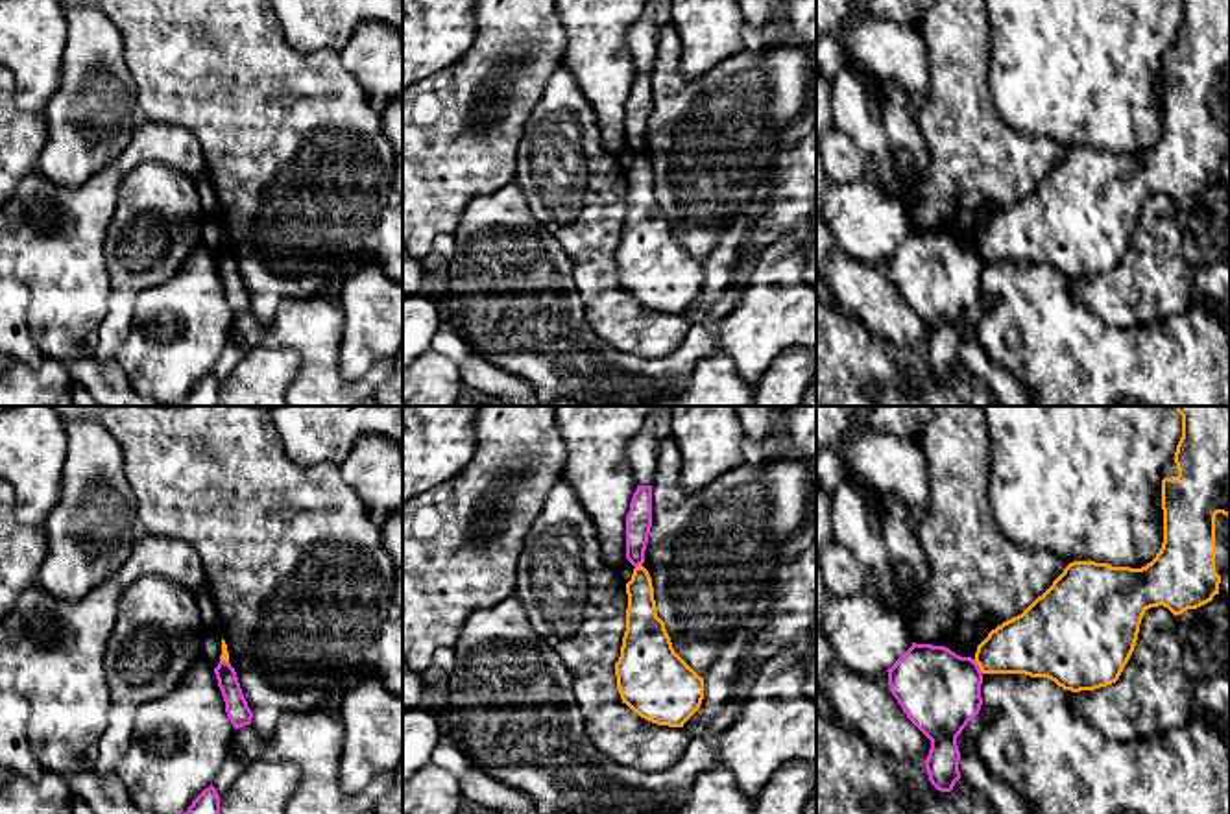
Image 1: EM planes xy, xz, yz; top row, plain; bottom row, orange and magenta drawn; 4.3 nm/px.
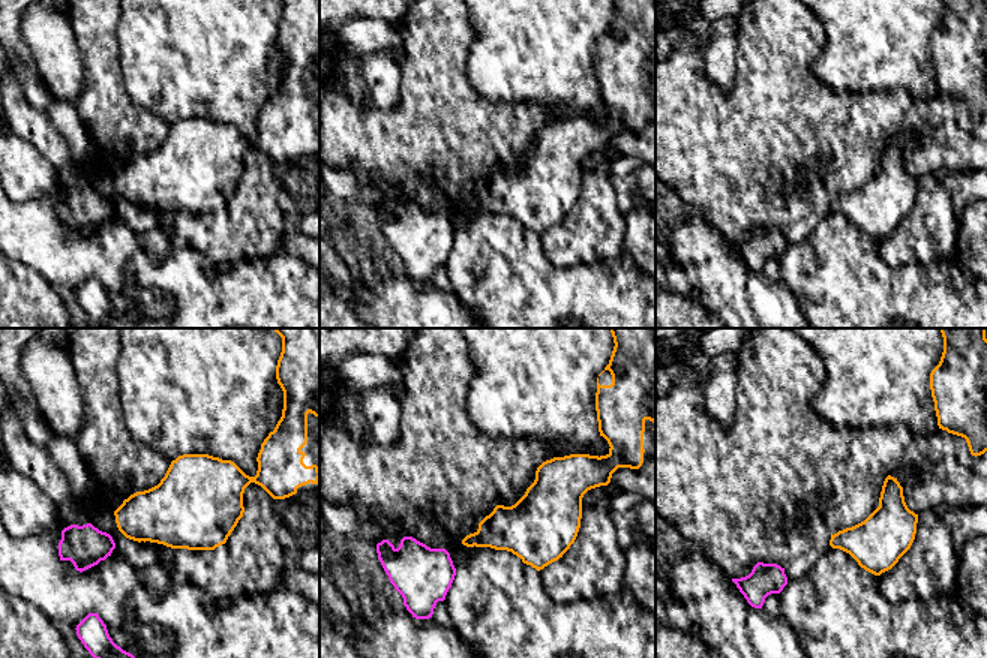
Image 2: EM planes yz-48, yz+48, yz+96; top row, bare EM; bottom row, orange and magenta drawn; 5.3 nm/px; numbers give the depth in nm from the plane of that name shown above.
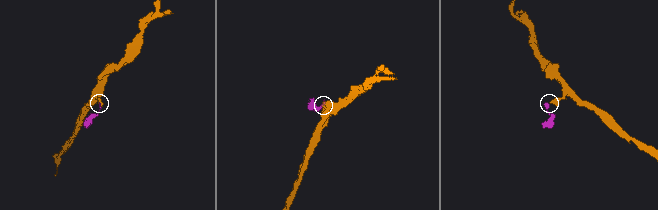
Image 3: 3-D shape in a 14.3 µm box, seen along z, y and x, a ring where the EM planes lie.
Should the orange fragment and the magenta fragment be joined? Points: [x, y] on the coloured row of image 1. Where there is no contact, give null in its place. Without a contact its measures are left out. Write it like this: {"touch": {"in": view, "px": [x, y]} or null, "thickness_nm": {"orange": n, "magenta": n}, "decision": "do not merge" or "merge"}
{"touch": {"in": "yz", "px": [979, 667]}, "thickness_nm": {"orange": 280, "magenta": 360}, "decision": "do not merge"}

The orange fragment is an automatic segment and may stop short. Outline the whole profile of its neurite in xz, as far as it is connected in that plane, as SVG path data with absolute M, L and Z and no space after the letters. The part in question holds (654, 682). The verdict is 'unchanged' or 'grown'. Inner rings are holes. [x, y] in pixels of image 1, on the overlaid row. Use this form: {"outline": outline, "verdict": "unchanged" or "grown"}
{"outline": "M643 565L633 569L626 594L626 631L615 663L621 700L652 724L683 727L702 705L704 677L674 652Z", "verdict": "unchanged"}

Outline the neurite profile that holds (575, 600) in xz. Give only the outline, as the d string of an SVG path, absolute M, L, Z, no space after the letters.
M560 482L547 495L532 522L517 565L515 596L537 635L560 655L573 677L574 705L595 748L604 757L639 773L674 766L691 736L683 727L657 725L633 712L617 688L615 663L626 631L628 594L617 569L609 567L598 545L597 526L574 489Z

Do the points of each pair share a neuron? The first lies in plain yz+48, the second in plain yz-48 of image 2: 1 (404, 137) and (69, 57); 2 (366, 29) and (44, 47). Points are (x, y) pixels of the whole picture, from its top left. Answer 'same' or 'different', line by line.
1: different
2: same

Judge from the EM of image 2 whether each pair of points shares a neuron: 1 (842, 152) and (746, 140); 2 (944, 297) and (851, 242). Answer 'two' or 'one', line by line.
1: one
2: one

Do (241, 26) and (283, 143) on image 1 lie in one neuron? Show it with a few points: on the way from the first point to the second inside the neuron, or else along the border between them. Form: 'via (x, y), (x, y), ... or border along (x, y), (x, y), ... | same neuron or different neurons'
via (241, 56), (241, 89), (265, 113) | same neuron

